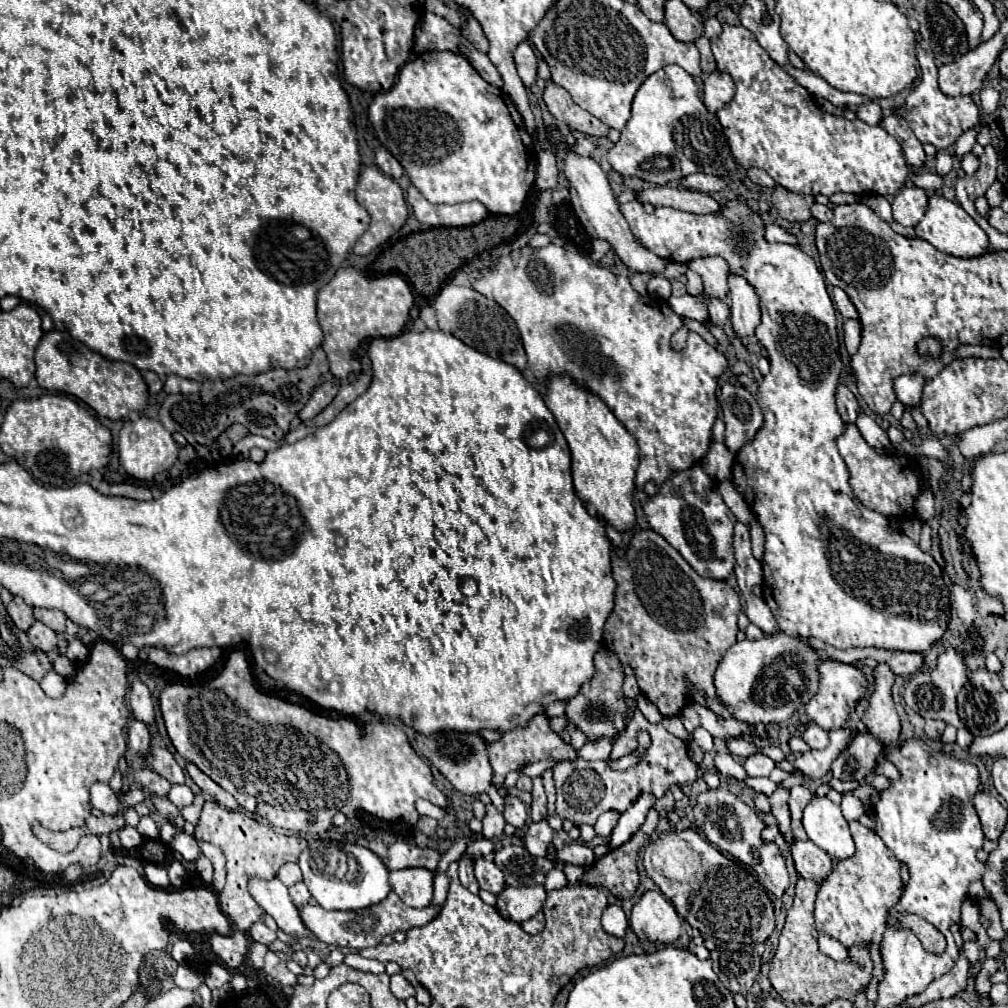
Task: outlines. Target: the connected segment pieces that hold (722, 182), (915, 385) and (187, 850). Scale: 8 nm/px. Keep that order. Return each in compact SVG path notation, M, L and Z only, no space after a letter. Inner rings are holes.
M694 173L694 175L684 177L680 185L682 185L682 187L686 187L686 189L692 189L692 191L714 193L714 191L720 191L720 189L728 187L728 179L710 177L710 175L704 175L704 173Z
M902 375L894 381L896 387L896 395L898 401L902 401L904 405L918 405L920 397L922 397L922 387L924 387L924 379L918 375Z
M178 831L172 841L170 841L170 847L176 849L186 861L196 861L198 855L200 855L200 847L196 843L196 839L192 835L186 835L184 831Z

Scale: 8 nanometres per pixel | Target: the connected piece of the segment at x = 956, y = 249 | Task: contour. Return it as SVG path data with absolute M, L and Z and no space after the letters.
M930 195L930 203L928 203L928 211L924 215L924 219L914 227L916 229L916 237L930 241L938 251L954 255L954 257L962 257L962 259L972 259L972 257L980 257L988 251L988 235L986 231L954 201L948 201L940 195Z

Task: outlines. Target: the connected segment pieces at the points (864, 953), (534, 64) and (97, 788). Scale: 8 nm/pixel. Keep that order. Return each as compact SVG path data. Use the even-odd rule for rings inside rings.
M798 877L796 881L796 895L794 905L788 909L784 929L778 937L776 955L770 963L768 979L776 993L786 1003L810 1003L816 1007L824 1007L826 1003L844 997L848 1001L854 1001L858 991L864 991L866 985L872 979L872 959L870 951L864 943L858 943L848 949L848 957L844 961L834 961L828 955L820 953L818 949L818 931L814 929L814 901L818 893L820 883L812 879Z
M520 43L514 51L514 61L524 87L532 87L536 83L536 69L538 69L538 57L534 49L528 43Z
M94 783L90 787L90 803L106 815L116 815L120 811L120 801L106 783Z

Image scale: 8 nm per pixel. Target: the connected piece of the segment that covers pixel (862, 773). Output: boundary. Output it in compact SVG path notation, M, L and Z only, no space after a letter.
M858 733L854 745L842 751L840 757L832 763L832 775L840 781L862 781L870 777L880 751L882 745L878 745L870 733Z

